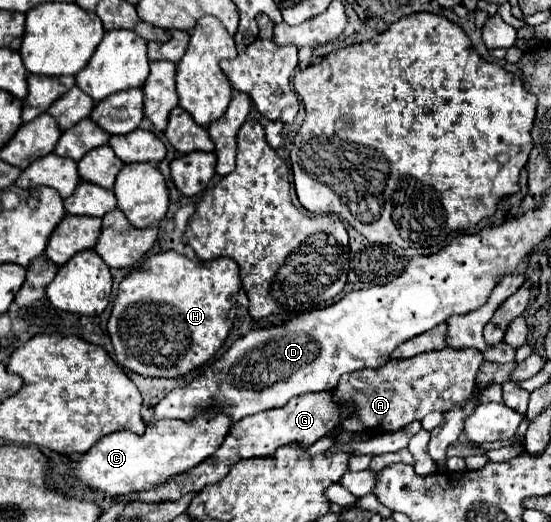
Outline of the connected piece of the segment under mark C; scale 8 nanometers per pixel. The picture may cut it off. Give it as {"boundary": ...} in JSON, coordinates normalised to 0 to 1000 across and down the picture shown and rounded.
{"boundary":[[[365,791],[343,810],[296,803],[281,814],[267,814],[263,833],[256,837],[245,837],[238,826],[201,830],[180,841],[180,849],[172,849],[172,856],[165,856],[158,872],[140,879],[140,891],[125,902],[118,918],[143,921],[158,937],[201,952],[270,941],[289,933],[289,925],[299,925],[307,914],[343,902],[376,875],[383,875],[405,849],[416,822],[419,822],[419,803],[412,803],[412,795]]]}

